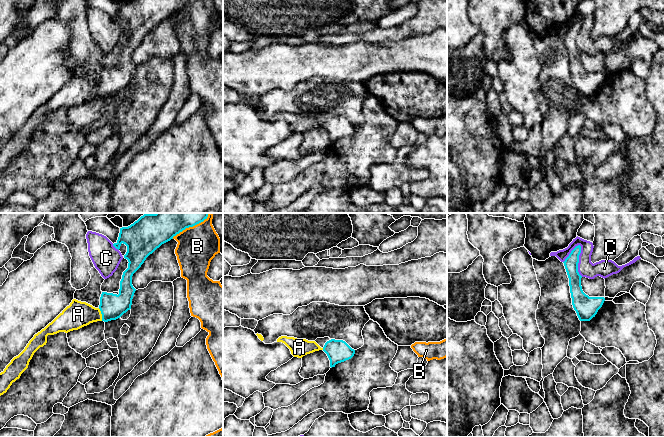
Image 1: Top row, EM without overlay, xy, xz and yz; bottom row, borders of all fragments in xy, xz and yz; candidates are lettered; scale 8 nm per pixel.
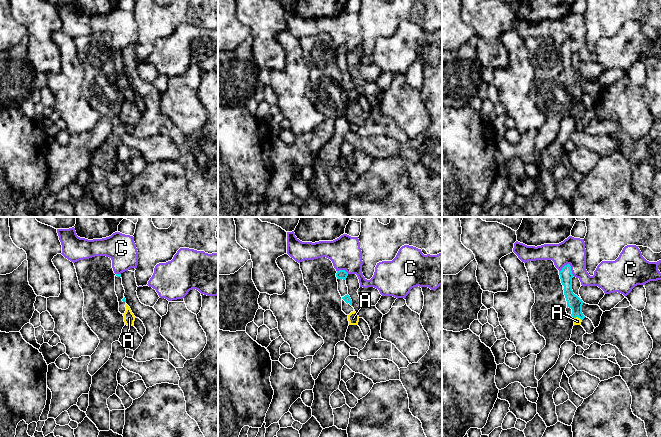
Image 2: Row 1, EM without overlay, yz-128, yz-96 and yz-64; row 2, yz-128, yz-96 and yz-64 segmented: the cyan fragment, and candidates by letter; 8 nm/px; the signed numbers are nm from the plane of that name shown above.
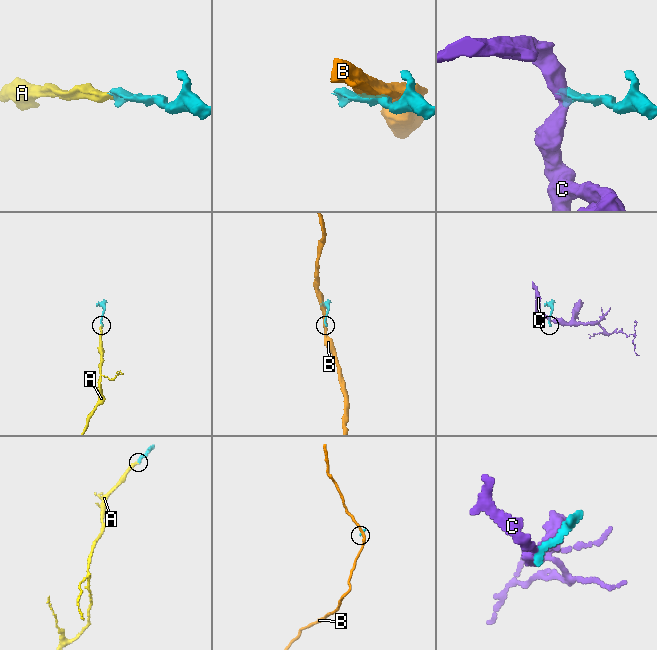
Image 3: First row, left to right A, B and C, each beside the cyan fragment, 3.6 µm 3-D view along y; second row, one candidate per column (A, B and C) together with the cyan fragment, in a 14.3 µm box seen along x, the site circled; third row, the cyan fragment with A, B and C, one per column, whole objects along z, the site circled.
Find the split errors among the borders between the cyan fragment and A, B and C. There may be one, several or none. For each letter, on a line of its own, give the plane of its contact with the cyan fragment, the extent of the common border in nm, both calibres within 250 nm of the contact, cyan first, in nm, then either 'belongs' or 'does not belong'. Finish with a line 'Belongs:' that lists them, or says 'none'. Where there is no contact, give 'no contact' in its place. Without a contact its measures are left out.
A: meets cyan in xy; contact 110 nm long; 200 nm thick on the cyan side, 220 nm on the other; belongs
B: meets cyan in xy; contact 240 nm long; 190 nm thick on the cyan side, 320 nm on the other; does not belong
C: meets cyan in yz; contact 260 nm long; 110 nm thick on the cyan side, 140 nm on the other; does not belong
Belongs: A

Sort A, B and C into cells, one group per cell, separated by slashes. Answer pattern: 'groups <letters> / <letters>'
groups A / B / C

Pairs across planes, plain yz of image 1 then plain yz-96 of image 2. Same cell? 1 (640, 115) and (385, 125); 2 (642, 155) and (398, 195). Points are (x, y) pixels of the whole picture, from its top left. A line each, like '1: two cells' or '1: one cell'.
1: two cells
2: two cells

